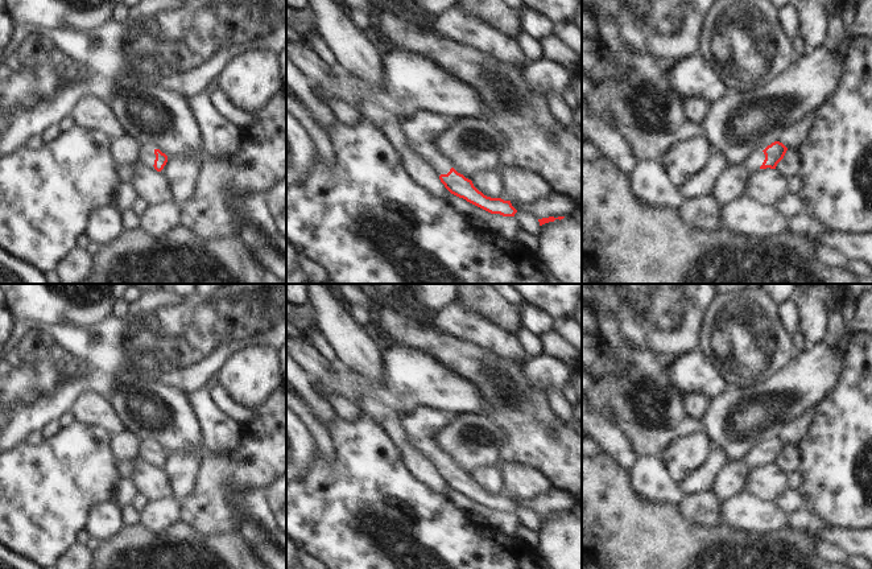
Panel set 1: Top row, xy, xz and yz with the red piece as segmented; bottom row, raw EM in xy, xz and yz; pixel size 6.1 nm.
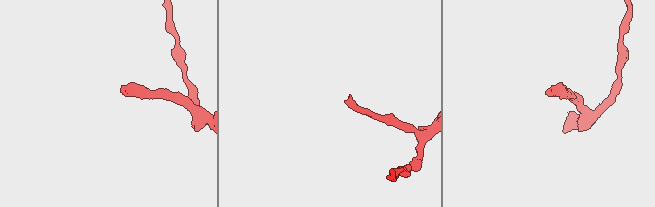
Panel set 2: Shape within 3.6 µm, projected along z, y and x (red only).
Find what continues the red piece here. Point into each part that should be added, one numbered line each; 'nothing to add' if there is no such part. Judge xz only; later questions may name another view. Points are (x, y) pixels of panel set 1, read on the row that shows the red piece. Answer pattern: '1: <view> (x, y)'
1: xz (421, 130)

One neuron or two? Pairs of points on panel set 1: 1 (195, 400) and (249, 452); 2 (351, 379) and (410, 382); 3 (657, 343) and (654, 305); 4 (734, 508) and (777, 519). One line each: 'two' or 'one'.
1: two
2: one
3: one
4: one

